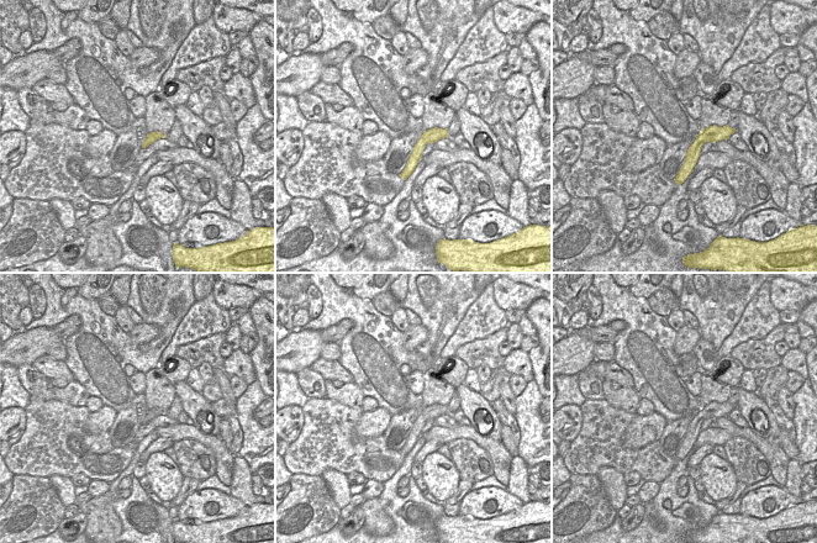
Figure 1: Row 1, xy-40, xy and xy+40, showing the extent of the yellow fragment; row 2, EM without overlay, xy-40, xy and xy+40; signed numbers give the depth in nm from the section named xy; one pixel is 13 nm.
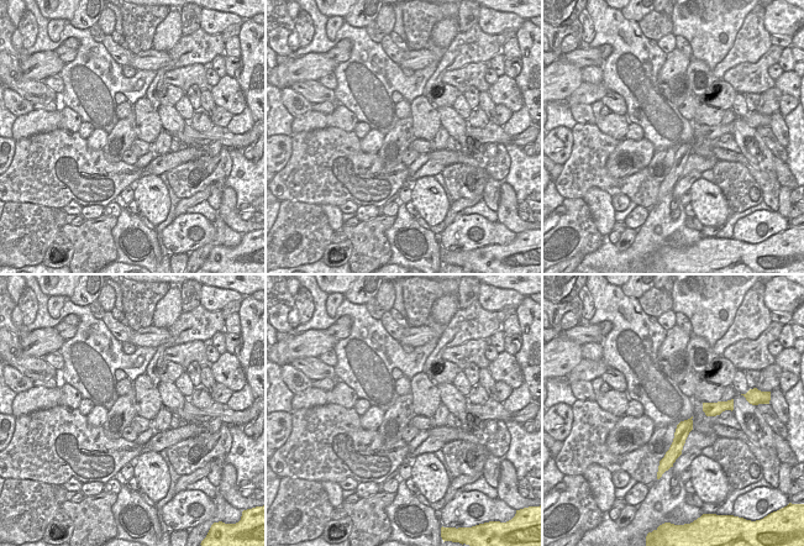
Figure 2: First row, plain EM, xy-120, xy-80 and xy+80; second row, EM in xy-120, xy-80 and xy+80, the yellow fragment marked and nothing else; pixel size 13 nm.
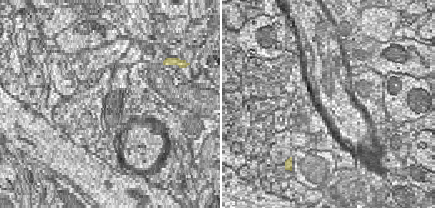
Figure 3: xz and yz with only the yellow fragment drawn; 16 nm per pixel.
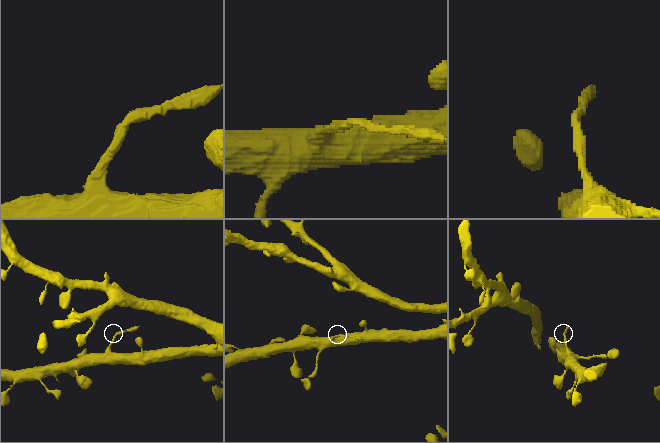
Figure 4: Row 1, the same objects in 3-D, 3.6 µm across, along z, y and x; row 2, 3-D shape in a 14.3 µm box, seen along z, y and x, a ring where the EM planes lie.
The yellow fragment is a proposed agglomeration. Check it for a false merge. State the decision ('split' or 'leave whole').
split

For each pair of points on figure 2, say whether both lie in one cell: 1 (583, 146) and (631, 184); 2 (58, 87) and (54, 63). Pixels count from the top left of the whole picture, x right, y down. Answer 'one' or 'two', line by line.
1: one
2: two

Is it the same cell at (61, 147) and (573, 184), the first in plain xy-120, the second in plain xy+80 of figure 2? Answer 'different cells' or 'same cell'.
same cell

